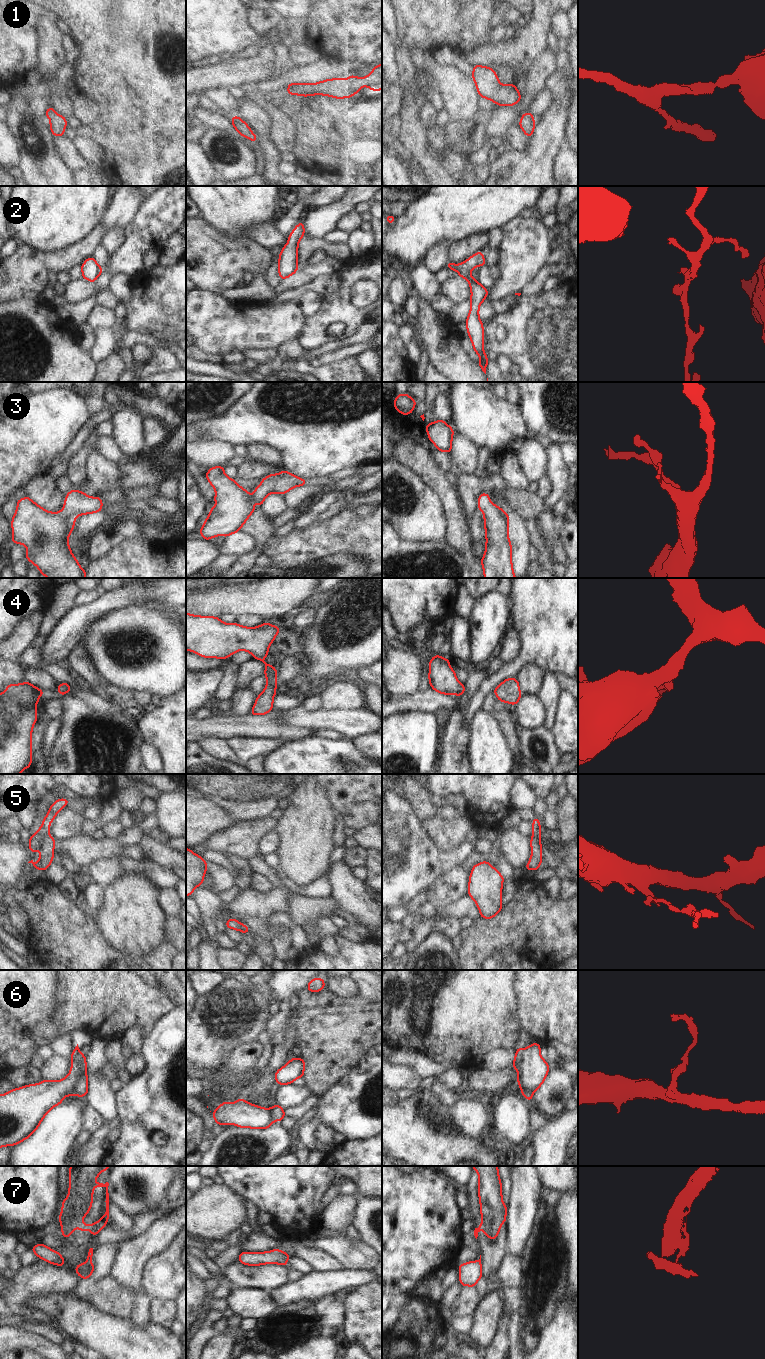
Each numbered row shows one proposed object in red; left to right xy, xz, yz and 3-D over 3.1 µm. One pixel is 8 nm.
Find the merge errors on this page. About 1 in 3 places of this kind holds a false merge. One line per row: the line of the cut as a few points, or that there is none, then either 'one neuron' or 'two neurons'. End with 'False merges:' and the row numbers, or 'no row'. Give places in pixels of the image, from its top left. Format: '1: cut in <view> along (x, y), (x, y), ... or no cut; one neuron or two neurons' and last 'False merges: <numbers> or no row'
1: no cut; one neuron
2: no cut; one neuron
3: no cut; one neuron
4: no cut; one neuron
5: cut in xy along (47, 833), (38, 848); two neurons
6: cut in xy along (84, 1062), (83, 1074), (75, 1086), (74, 1094); two neurons
7: cut in xy along (90, 1261), (86, 1262); two neurons
False merges: 5, 6, 7

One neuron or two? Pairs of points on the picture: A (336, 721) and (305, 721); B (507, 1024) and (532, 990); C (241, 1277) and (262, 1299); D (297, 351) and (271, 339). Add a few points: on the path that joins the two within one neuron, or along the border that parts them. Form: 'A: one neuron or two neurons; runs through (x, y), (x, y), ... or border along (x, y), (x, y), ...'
A: one neuron; runs through (328, 721), (313, 721)
B: two neurons; border along (514, 987), (518, 1000), (519, 1029), (523, 1033)
C: two neurons; border along (232, 1289), (260, 1288), (270, 1292)
D: two neurons; border along (297, 340), (286, 341), (277, 350)

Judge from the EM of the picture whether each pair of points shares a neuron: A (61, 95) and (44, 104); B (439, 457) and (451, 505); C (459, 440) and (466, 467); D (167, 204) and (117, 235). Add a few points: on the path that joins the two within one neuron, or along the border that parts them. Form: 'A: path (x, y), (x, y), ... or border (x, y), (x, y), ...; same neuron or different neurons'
A: border (49, 99), (51, 106); different neurons
B: border (430, 453), (433, 461), (444, 472); different neurons
C: path (462, 447), (466, 460); same neuron
D: border (126, 229), (126, 241), (116, 252); different neurons

